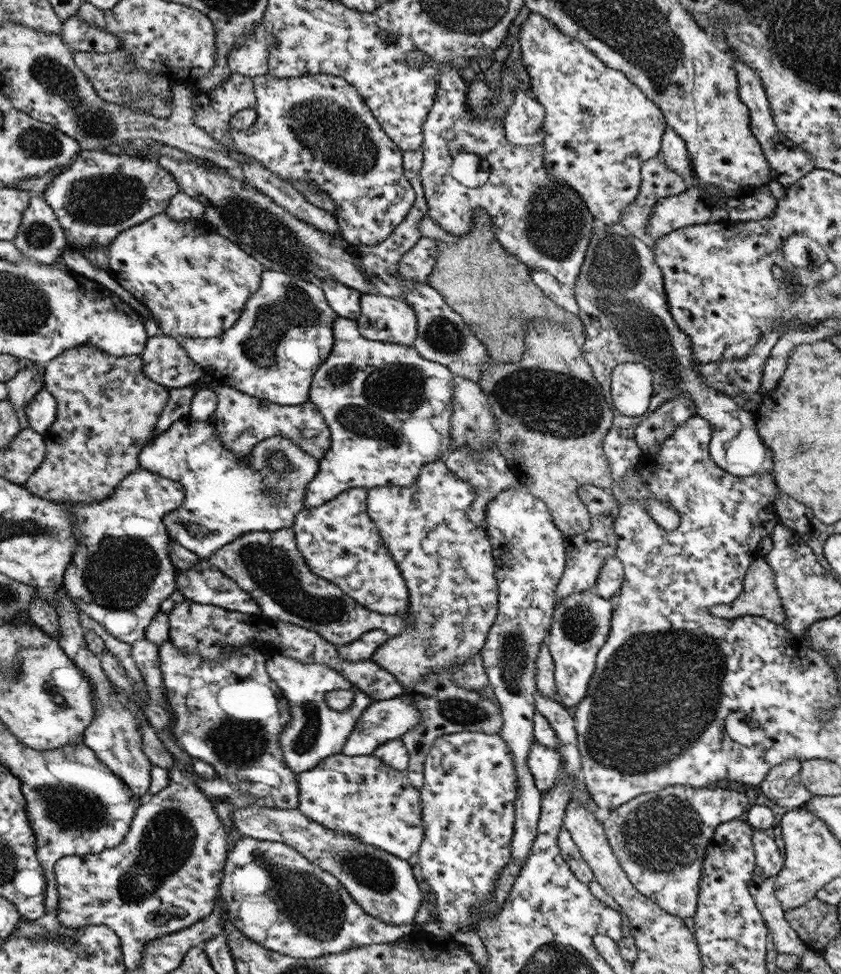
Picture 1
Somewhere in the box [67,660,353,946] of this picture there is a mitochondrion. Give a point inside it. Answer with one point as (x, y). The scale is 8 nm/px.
(167, 842)

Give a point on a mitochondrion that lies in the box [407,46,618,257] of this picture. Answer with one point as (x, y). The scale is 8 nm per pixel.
(488, 104)

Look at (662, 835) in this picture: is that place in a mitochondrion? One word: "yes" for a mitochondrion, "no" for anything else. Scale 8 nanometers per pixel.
yes

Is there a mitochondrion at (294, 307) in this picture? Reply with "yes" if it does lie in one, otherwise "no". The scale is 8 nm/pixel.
yes

